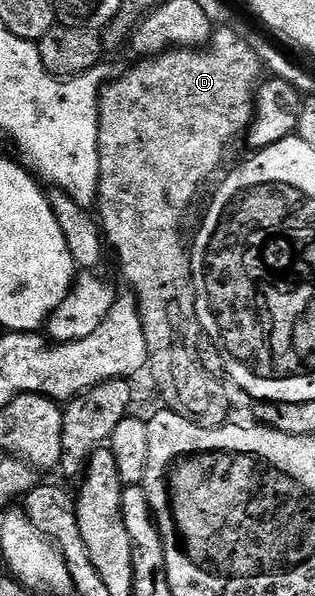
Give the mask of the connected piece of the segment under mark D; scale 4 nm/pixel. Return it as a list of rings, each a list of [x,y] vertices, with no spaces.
[[[222,25],[213,32],[212,42],[209,45],[193,47],[179,47],[166,49],[161,53],[149,57],[139,58],[138,64],[131,71],[123,73],[119,79],[114,79],[103,86],[98,97],[98,197],[96,200],[96,218],[100,224],[100,230],[105,242],[118,254],[118,267],[122,270],[122,279],[131,287],[133,298],[138,305],[138,312],[142,318],[144,341],[148,345],[148,372],[154,378],[154,387],[158,395],[163,399],[165,406],[174,411],[180,417],[191,419],[201,427],[221,427],[227,422],[226,414],[230,411],[230,399],[221,386],[219,380],[213,379],[202,368],[200,354],[200,336],[202,326],[198,324],[196,317],[196,305],[194,304],[194,289],[190,277],[190,256],[187,244],[182,244],[182,222],[190,211],[190,206],[198,199],[202,186],[217,173],[226,159],[226,146],[230,139],[245,132],[249,128],[250,120],[254,118],[254,104],[256,102],[256,88],[259,86],[258,74],[263,74],[264,66],[258,60],[256,53],[249,47],[246,37],[240,37],[233,31],[233,26]]]

